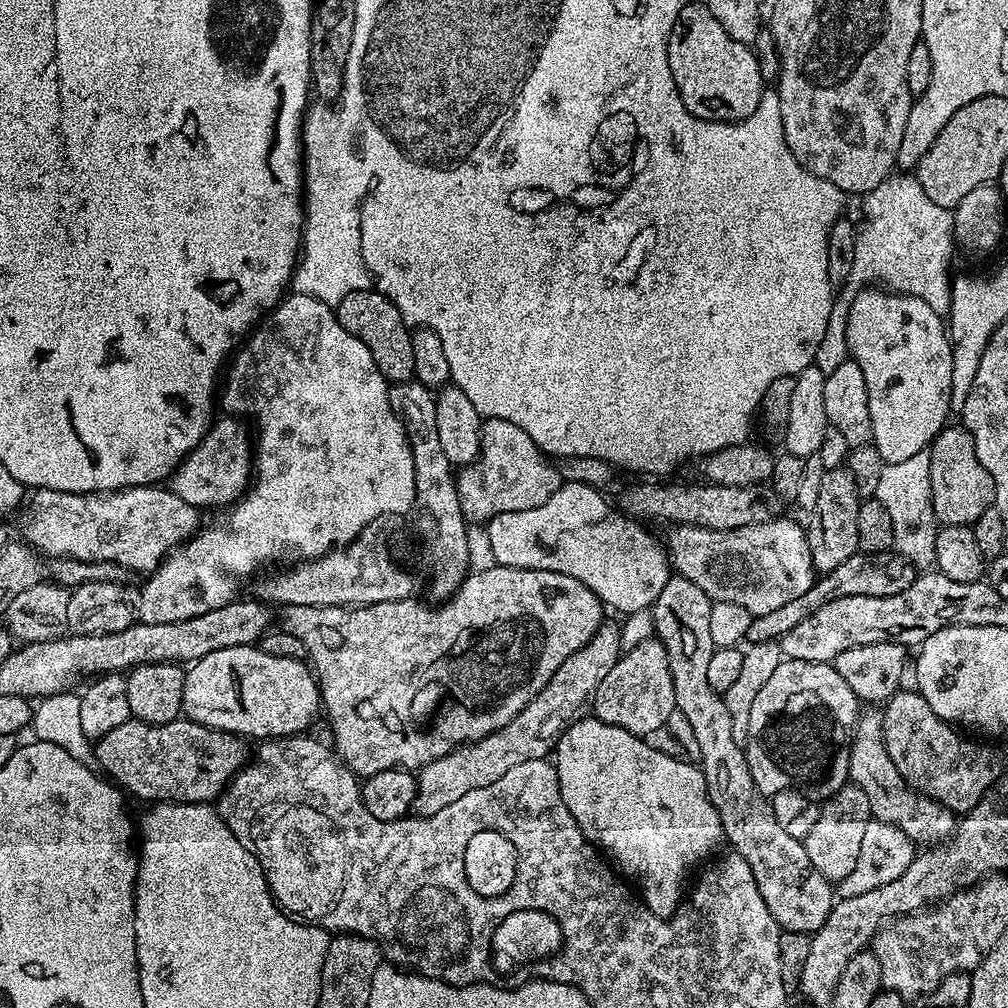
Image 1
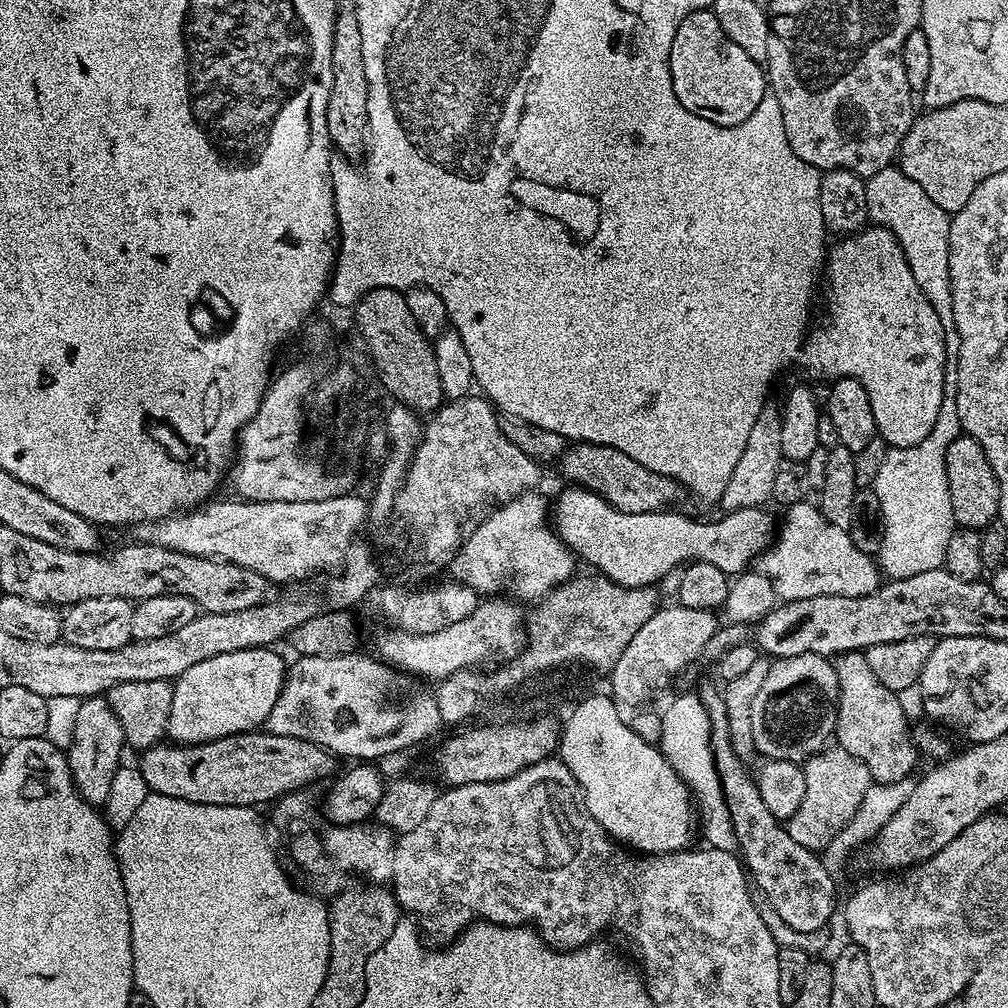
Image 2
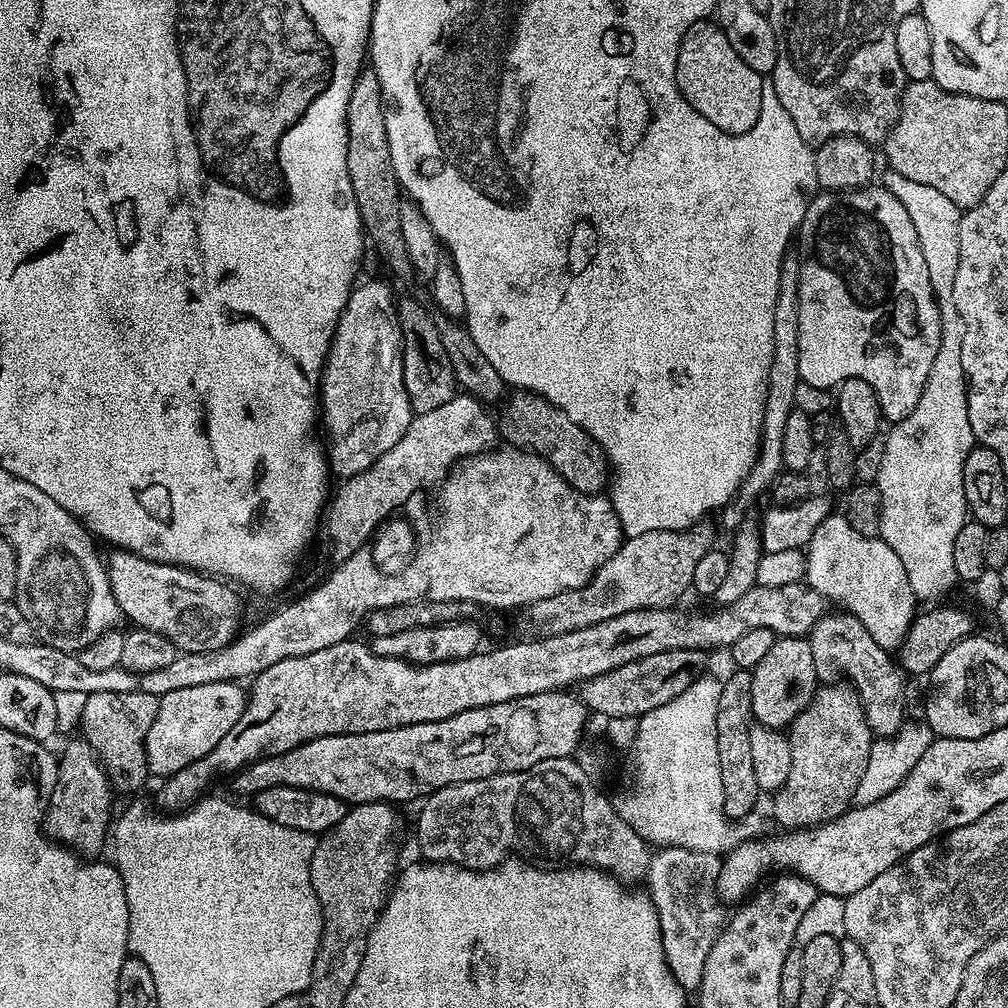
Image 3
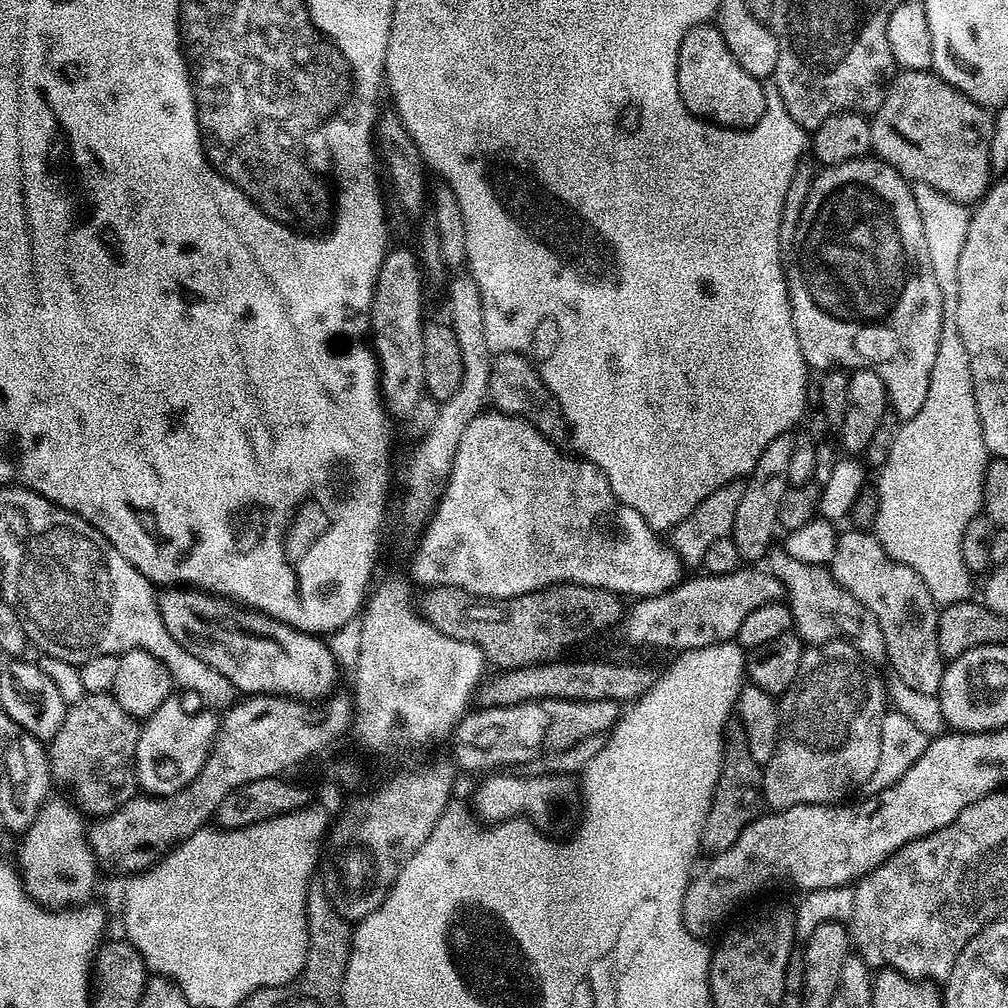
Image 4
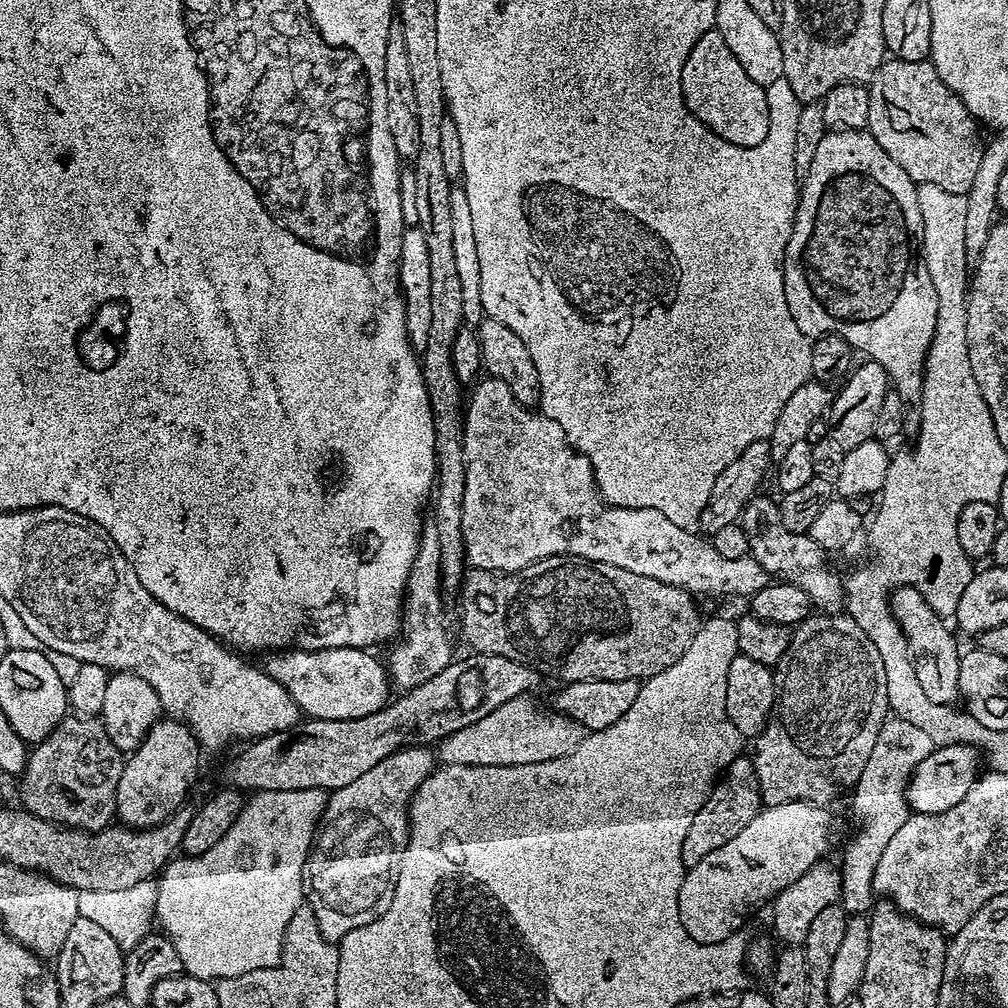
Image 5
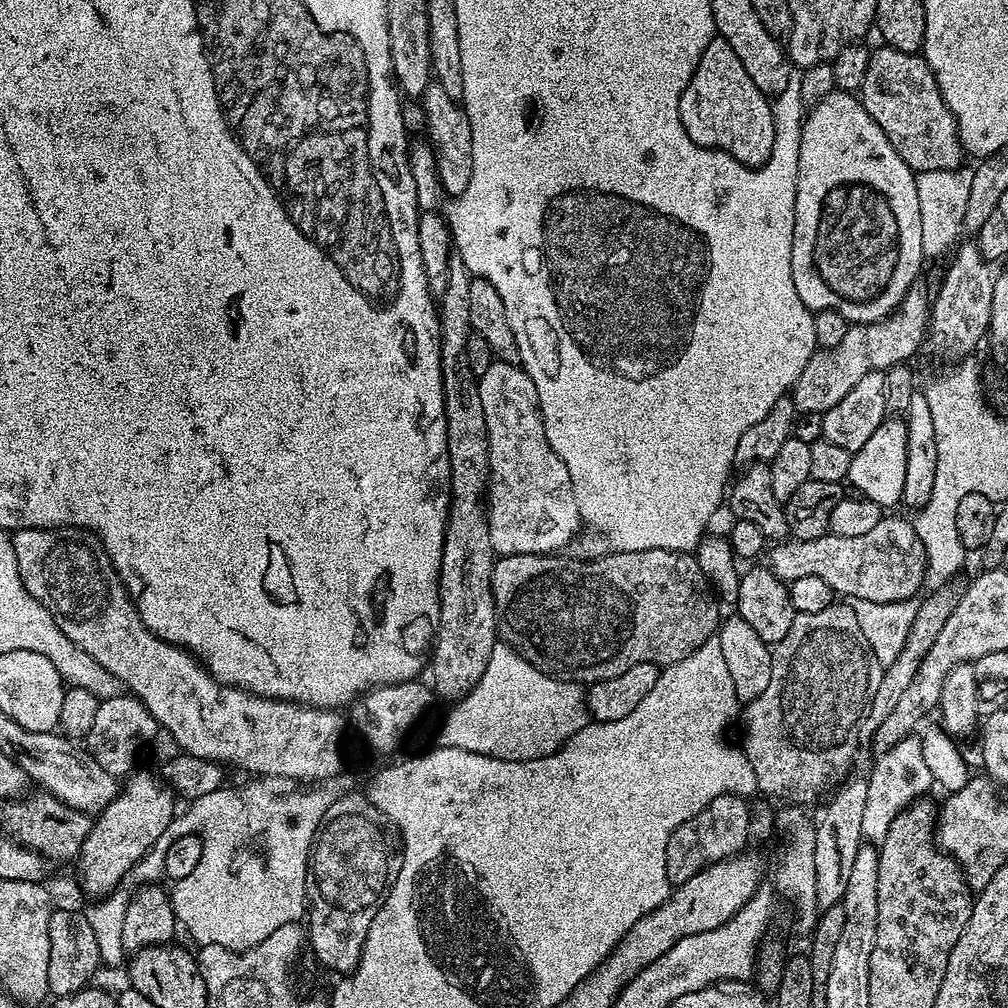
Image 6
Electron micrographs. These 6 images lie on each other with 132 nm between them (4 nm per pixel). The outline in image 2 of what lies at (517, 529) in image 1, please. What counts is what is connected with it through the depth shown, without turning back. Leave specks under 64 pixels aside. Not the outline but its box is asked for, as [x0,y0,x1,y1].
[554,486,778,588]

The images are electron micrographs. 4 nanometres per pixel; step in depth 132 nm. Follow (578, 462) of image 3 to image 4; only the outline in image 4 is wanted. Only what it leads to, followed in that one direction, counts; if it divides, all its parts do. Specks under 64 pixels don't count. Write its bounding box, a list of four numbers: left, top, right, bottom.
[488,352,569,442]

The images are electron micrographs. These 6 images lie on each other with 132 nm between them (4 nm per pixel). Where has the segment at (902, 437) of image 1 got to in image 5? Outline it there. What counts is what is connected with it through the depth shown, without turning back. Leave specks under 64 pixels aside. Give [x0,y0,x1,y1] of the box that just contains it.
[784,128,938,434]

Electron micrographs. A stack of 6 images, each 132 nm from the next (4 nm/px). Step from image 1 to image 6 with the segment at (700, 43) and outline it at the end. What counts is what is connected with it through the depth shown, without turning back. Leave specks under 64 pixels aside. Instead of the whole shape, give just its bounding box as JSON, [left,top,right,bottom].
[680,34,776,168]

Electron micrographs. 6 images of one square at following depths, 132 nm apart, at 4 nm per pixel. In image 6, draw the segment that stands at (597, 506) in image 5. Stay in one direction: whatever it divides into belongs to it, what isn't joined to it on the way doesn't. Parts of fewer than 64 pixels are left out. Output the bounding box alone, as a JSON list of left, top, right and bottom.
[478,360,924,602]

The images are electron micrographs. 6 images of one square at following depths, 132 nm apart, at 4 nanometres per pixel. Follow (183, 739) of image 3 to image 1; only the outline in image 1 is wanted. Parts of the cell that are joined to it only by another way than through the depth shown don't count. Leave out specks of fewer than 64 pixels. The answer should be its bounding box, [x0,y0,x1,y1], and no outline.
[183,646,321,738]

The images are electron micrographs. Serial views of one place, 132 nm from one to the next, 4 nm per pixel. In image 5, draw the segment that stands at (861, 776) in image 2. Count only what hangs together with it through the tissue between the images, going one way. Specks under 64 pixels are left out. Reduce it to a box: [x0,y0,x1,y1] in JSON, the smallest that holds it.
[750,614,890,806]

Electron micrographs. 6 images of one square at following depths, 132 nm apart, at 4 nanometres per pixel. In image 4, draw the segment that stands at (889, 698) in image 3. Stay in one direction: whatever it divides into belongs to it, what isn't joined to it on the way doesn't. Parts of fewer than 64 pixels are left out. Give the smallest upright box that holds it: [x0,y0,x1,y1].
[766,550,888,666]

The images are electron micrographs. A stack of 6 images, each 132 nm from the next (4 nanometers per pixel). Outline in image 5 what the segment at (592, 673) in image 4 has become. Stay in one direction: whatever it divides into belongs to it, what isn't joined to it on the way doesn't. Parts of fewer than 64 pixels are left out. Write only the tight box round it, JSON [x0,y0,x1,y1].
[220,654,542,794]

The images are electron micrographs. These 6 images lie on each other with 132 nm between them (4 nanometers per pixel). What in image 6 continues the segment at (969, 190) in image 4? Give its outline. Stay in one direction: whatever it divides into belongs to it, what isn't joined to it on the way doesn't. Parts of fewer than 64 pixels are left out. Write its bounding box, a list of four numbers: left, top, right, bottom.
[858,46,966,172]

